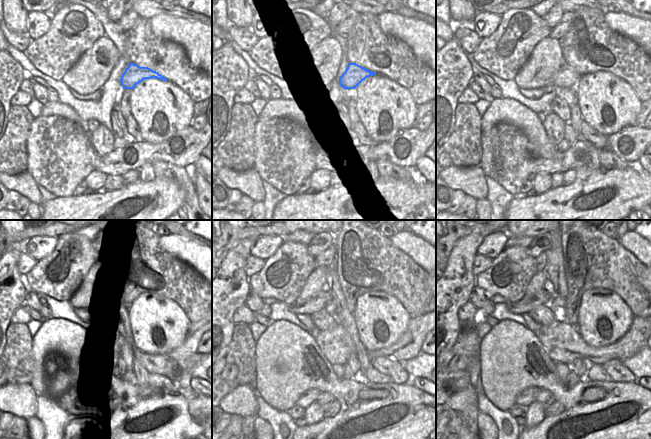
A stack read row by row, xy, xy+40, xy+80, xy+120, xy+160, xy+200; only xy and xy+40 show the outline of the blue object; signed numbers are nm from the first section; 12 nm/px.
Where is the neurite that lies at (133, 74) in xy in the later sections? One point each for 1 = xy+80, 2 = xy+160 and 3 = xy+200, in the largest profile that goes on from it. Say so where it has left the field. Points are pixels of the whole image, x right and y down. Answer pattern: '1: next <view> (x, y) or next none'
1: next xy+80 (567, 77)
2: next xy+160 (320, 301)
3: next xy+200 (543, 297)

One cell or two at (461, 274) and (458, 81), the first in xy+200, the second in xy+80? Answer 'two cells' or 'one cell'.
one cell

